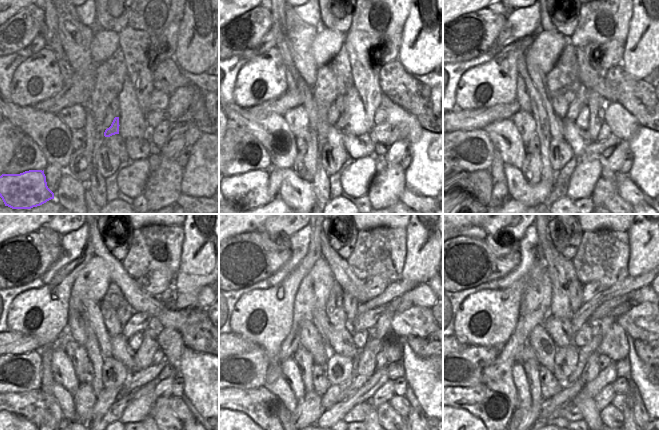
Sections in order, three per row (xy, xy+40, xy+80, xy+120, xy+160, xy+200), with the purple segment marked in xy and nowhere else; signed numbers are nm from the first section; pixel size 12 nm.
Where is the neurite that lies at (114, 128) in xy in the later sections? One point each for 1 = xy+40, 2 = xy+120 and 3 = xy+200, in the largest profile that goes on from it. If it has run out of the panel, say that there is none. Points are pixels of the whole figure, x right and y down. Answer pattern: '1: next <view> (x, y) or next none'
1: next xy+40 (342, 121)
2: next xy+120 (138, 322)
3: next xy+200 (603, 309)

